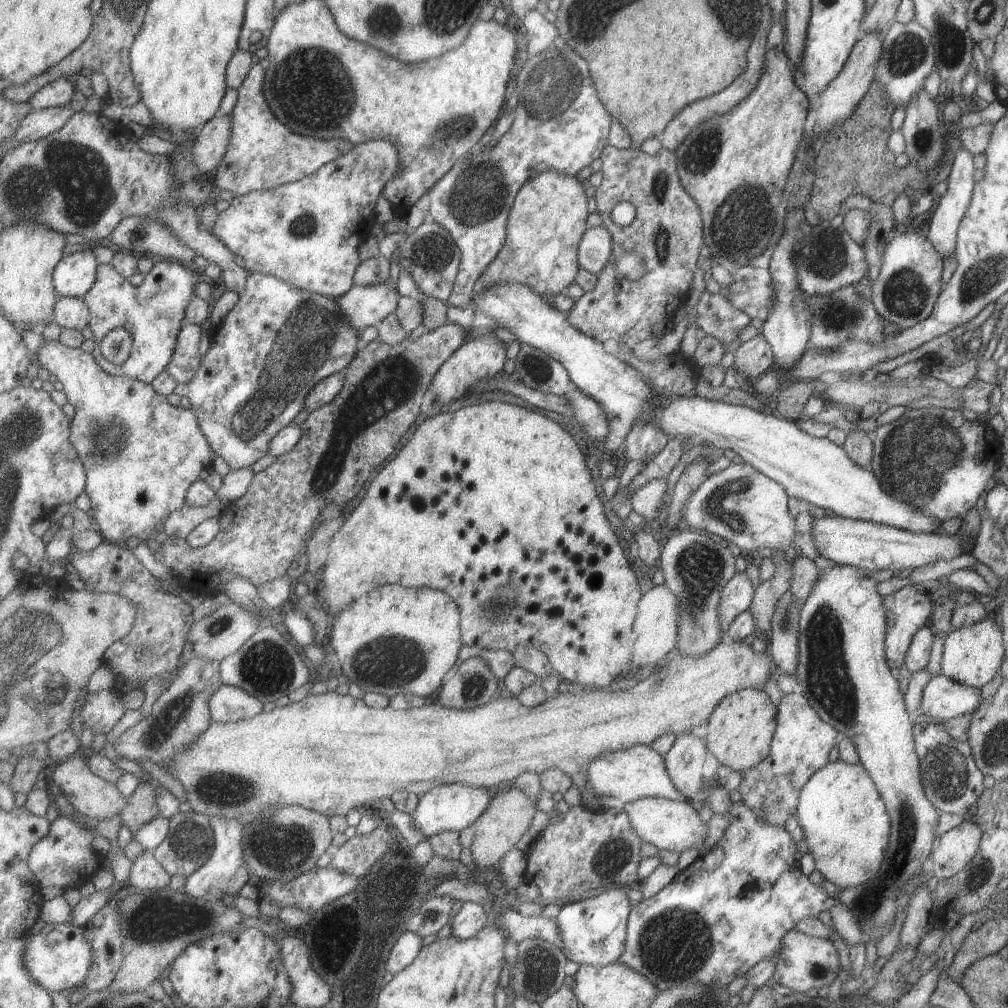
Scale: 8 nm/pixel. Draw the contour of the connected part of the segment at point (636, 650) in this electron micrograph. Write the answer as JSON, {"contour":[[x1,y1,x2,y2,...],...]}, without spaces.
{"contour":[[655,586,641,596,636,623,632,626,633,666,656,664,674,648,675,640,677,640,677,596,673,596,673,592,669,592,667,586]]}

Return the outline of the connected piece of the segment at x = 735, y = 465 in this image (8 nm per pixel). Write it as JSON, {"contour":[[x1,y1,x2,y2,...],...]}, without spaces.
{"contour":[[733,460,727,468,707,475,701,486,693,490,683,508,684,526,711,532,735,544,743,553,771,548,785,551,795,536,795,518,787,509,788,496,783,487,740,460]]}

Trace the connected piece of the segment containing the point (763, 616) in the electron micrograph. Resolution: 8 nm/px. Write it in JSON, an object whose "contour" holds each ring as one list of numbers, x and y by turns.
{"contour":[[771,554,769,558,775,562,775,574,755,588,749,609,755,620,755,633,764,639,771,631,770,621,777,598,789,589,791,582,791,564,783,559,783,555]]}

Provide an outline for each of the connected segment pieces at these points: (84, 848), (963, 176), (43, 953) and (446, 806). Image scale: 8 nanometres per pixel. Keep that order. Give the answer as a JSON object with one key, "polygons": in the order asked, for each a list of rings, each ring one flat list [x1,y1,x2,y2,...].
{"polygons":[[[60,814,53,822,49,835,33,848,29,866,42,887,59,887,63,890,76,888,91,881,94,873,101,870,103,856,91,848,91,842,99,835,91,828,83,828,79,822]],[[965,148,957,150,953,153,953,161,951,162,951,172,946,178,947,190,943,195,936,199,937,208,933,212,933,216,929,218,929,230,927,230,927,240,931,242,931,247,939,254,941,259,947,258,954,254,956,231,958,225,965,214,965,210,969,208,971,202,971,194,973,194,973,154]],[[46,924,40,932,33,934,27,940,25,948,25,968,29,970,31,978,49,990,52,996,62,990,74,990,85,986,85,978,93,968,93,950,91,944,85,940,85,928,65,924]],[[457,783,440,785,427,792,419,800,410,817,415,829,423,834,424,839,430,839,441,832,461,832,481,819,485,810,489,808,493,796,494,794,491,794,491,790,487,790,487,788]]]}

